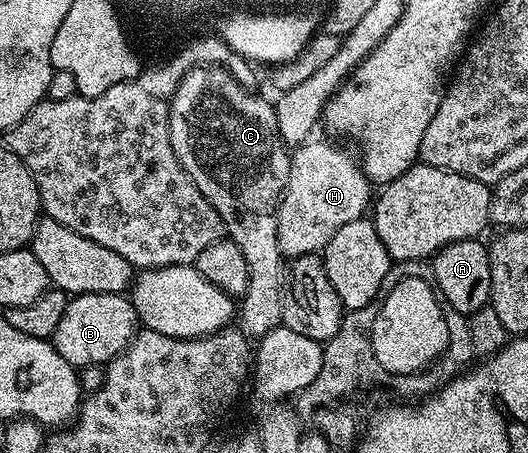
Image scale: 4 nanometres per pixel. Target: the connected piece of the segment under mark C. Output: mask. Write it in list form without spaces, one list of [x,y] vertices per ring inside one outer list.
[[[195,66],[192,70],[187,70],[182,76],[182,80],[176,86],[176,91],[172,97],[172,103],[168,109],[168,127],[170,128],[170,148],[174,148],[174,156],[178,156],[178,164],[182,164],[182,168],[190,176],[190,180],[194,180],[194,184],[198,188],[198,192],[202,192],[202,196],[206,196],[206,200],[210,200],[210,204],[214,208],[214,212],[218,212],[218,216],[224,225],[224,234],[227,241],[238,244],[242,257],[246,259],[246,269],[250,272],[250,284],[246,284],[246,292],[243,298],[238,302],[238,326],[245,334],[253,339],[259,340],[264,334],[281,325],[284,316],[284,299],[286,297],[286,259],[283,252],[280,251],[278,244],[278,220],[276,219],[276,211],[280,209],[280,195],[284,192],[284,185],[288,182],[288,173],[290,172],[290,150],[285,146],[284,141],[280,139],[278,132],[278,120],[276,119],[276,108],[271,101],[268,102],[264,98],[259,98],[256,94],[251,94],[242,83],[239,82],[237,75],[231,70],[226,70],[222,66]]]

